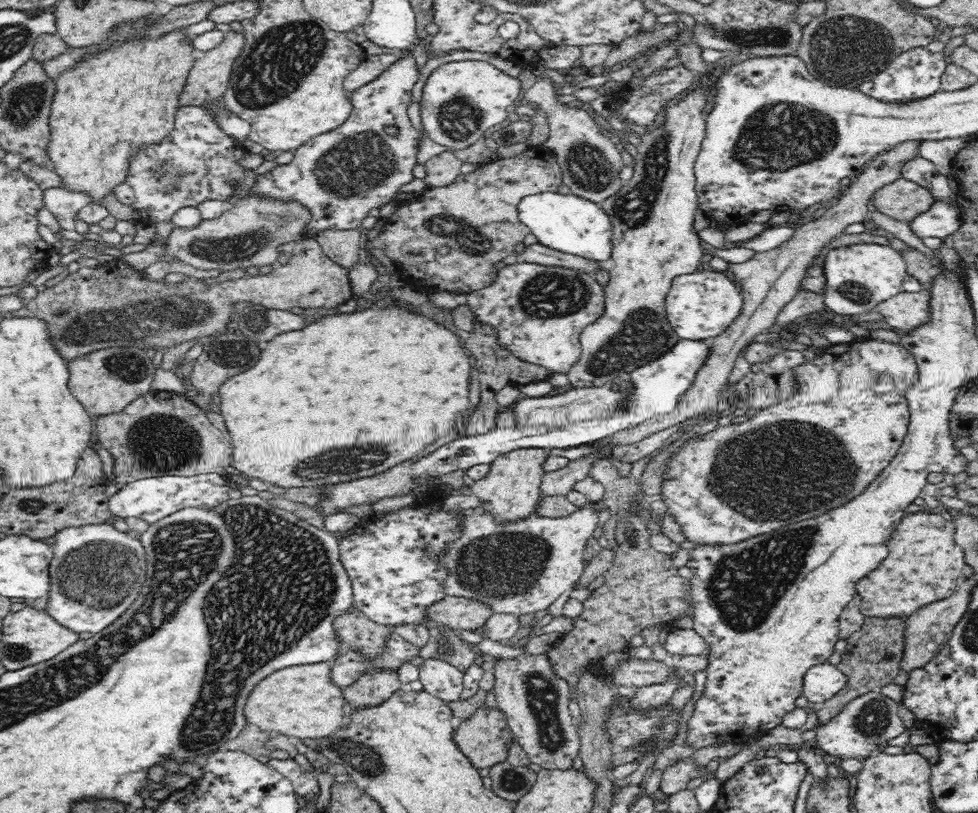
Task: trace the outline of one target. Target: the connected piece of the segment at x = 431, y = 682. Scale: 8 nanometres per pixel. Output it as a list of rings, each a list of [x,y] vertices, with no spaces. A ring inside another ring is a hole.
[[[425,660],[419,669],[425,691],[442,702],[460,701],[464,692],[463,672],[441,660]]]

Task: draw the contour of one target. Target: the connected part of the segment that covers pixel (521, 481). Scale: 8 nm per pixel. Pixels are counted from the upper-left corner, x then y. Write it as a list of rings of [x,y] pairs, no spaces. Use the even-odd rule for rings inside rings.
[[[542,449],[512,450],[491,463],[489,474],[480,480],[467,484],[472,496],[478,498],[479,509],[491,518],[493,524],[518,524],[537,515],[538,504],[542,502],[542,482],[545,476],[542,464],[547,451]]]

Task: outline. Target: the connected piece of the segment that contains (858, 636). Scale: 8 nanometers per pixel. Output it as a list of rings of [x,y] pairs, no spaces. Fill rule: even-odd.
[[[866,617],[864,624],[846,639],[847,646],[841,653],[841,662],[837,666],[848,675],[848,684],[838,696],[817,707],[817,728],[830,724],[853,698],[886,686],[895,678],[901,669],[900,661],[902,660],[904,646],[903,636],[901,636],[903,626],[904,618],[902,617]]]

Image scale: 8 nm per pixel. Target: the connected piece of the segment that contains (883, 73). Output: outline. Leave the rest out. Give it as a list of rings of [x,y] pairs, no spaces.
[[[914,48],[894,58],[888,68],[881,70],[872,80],[863,82],[859,91],[884,104],[903,106],[920,102],[941,91],[941,76],[947,63],[942,53],[931,53],[926,48]]]

